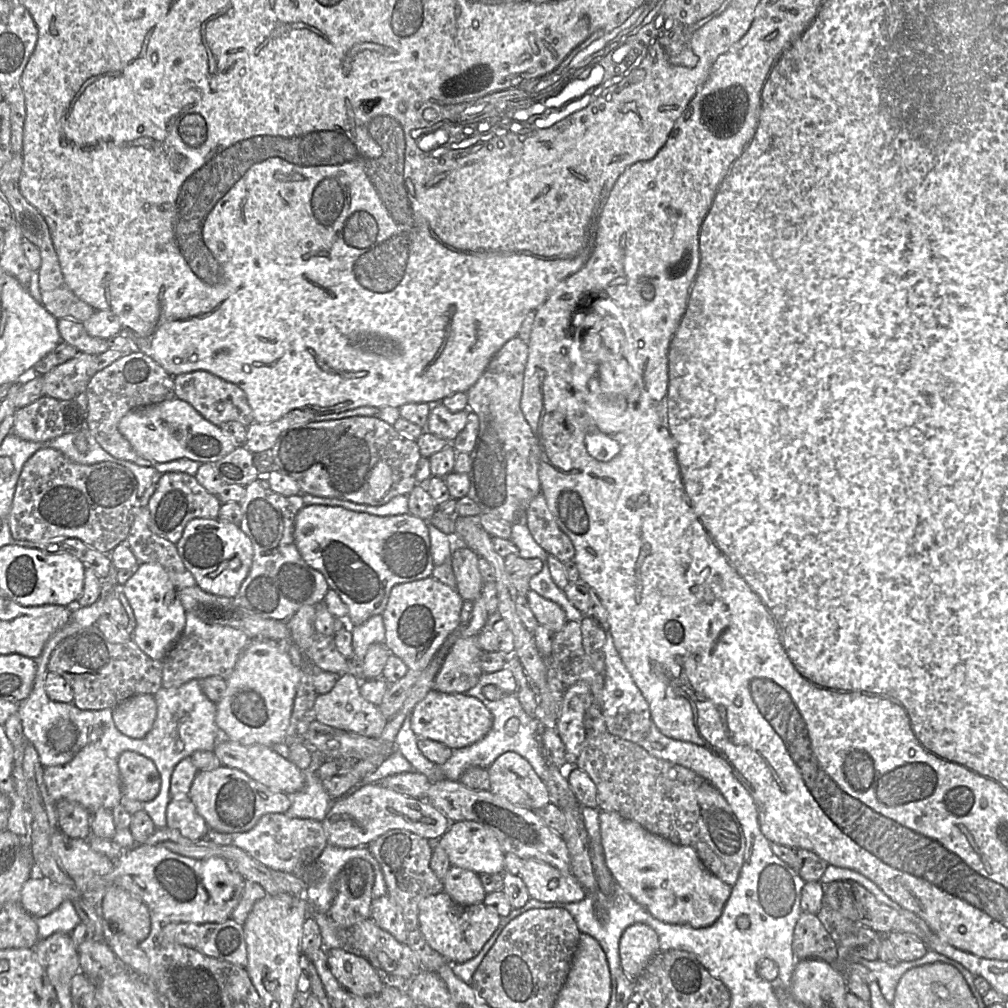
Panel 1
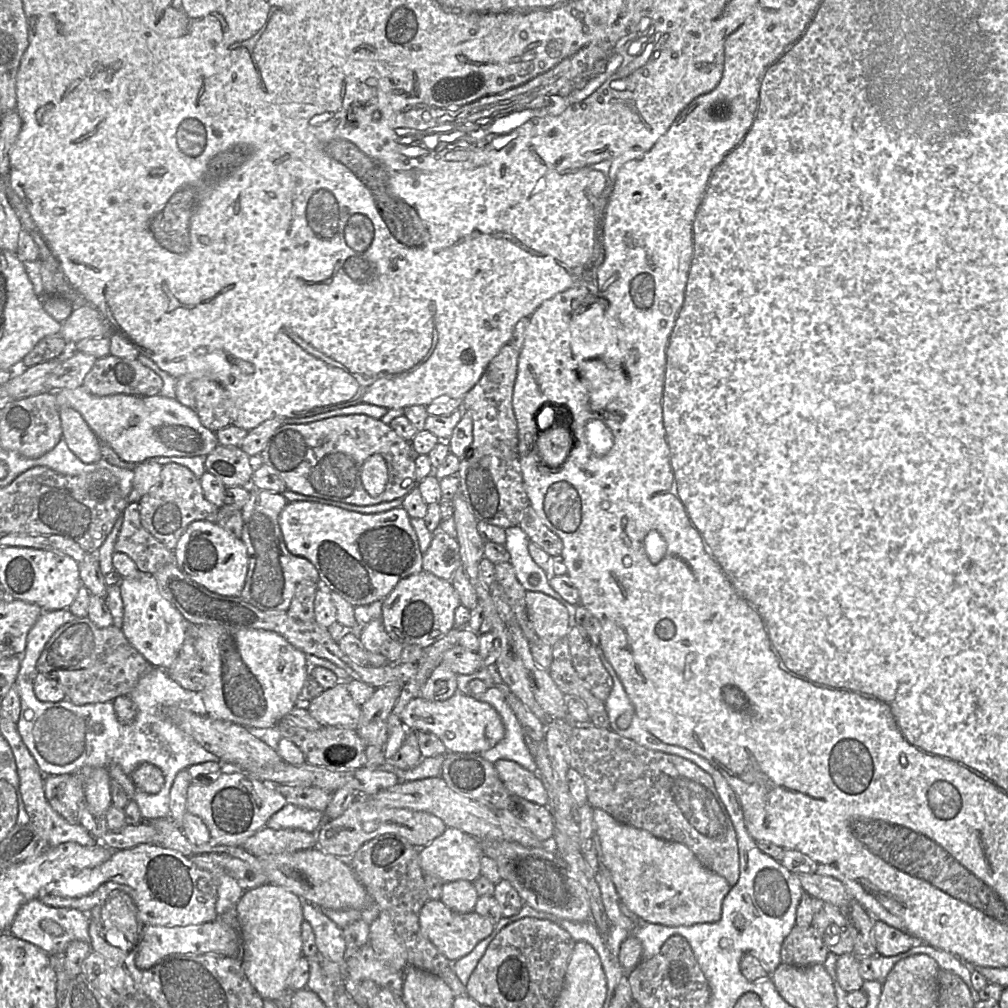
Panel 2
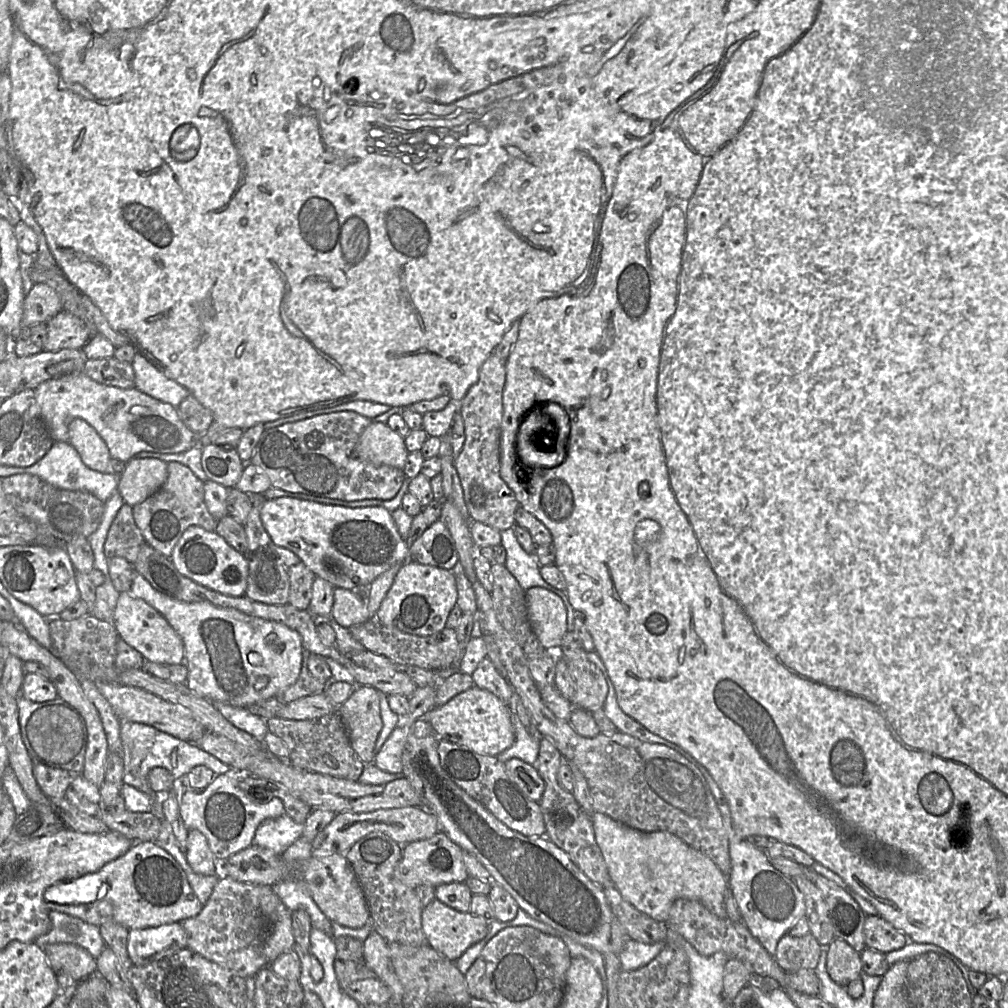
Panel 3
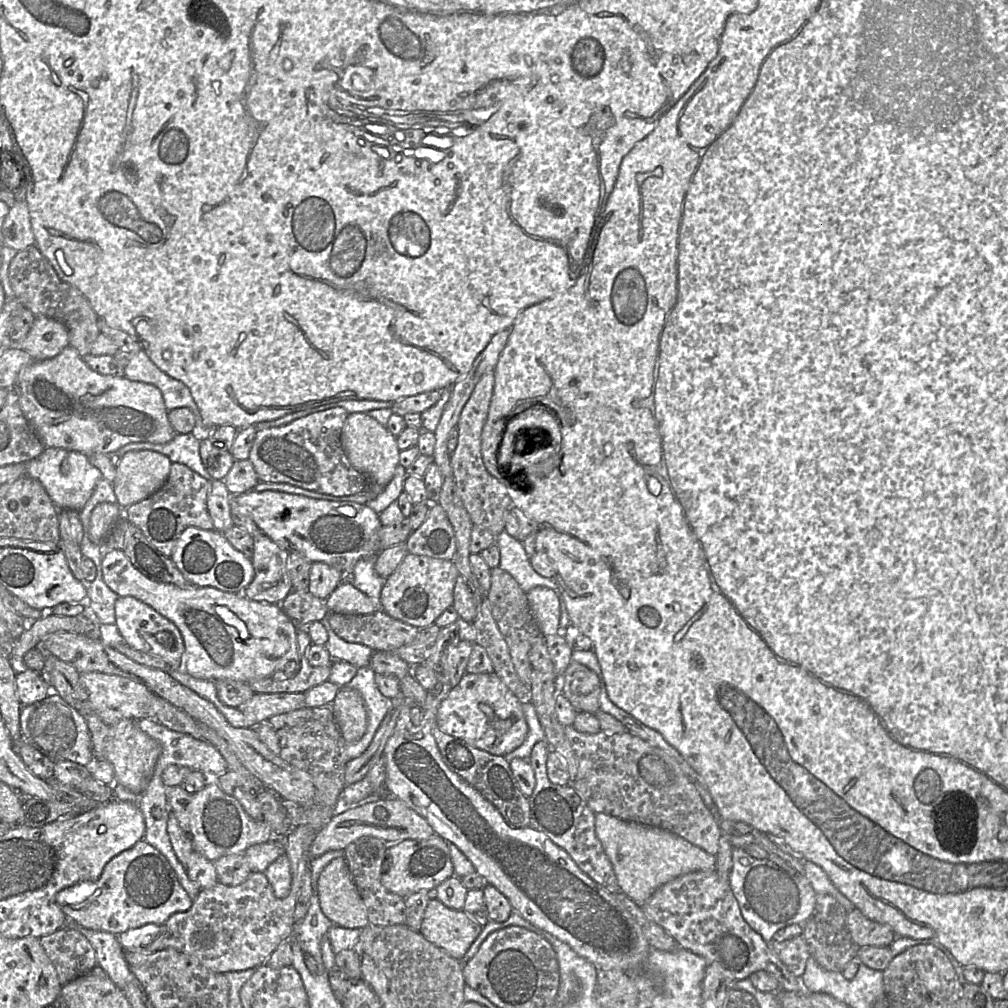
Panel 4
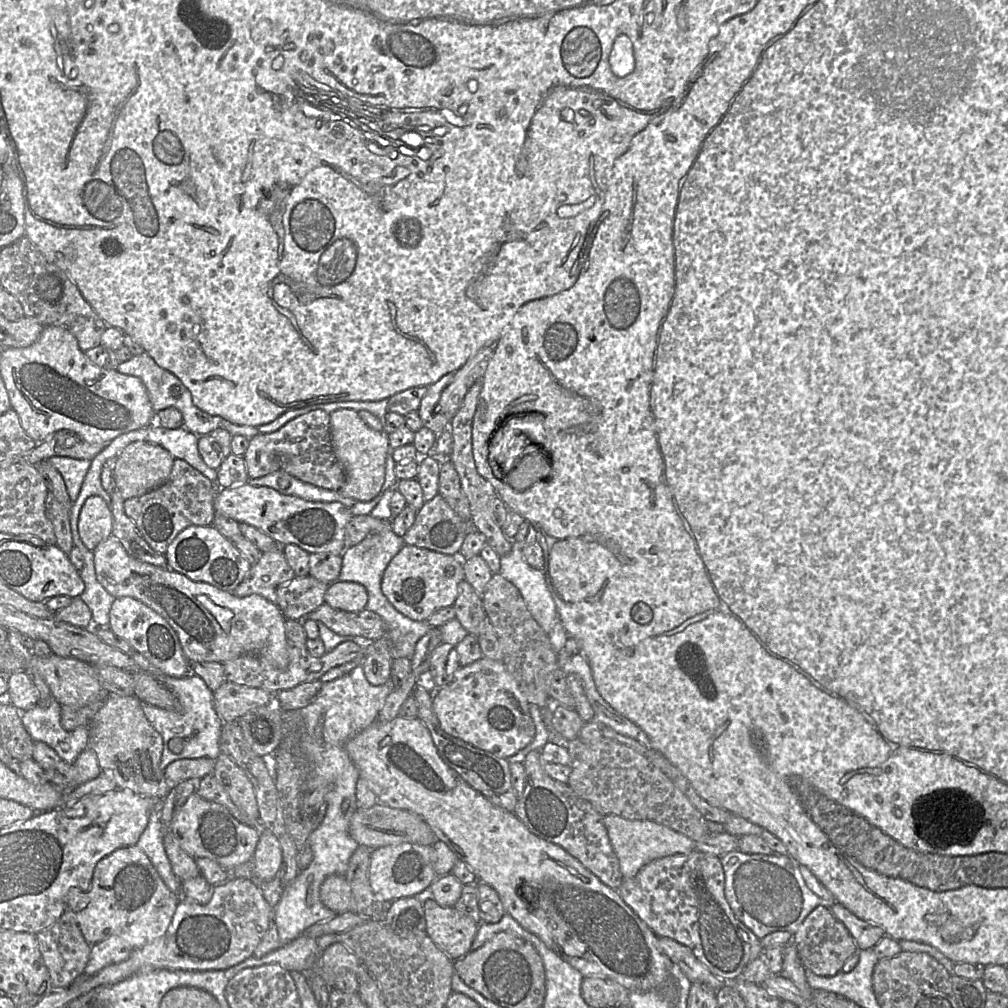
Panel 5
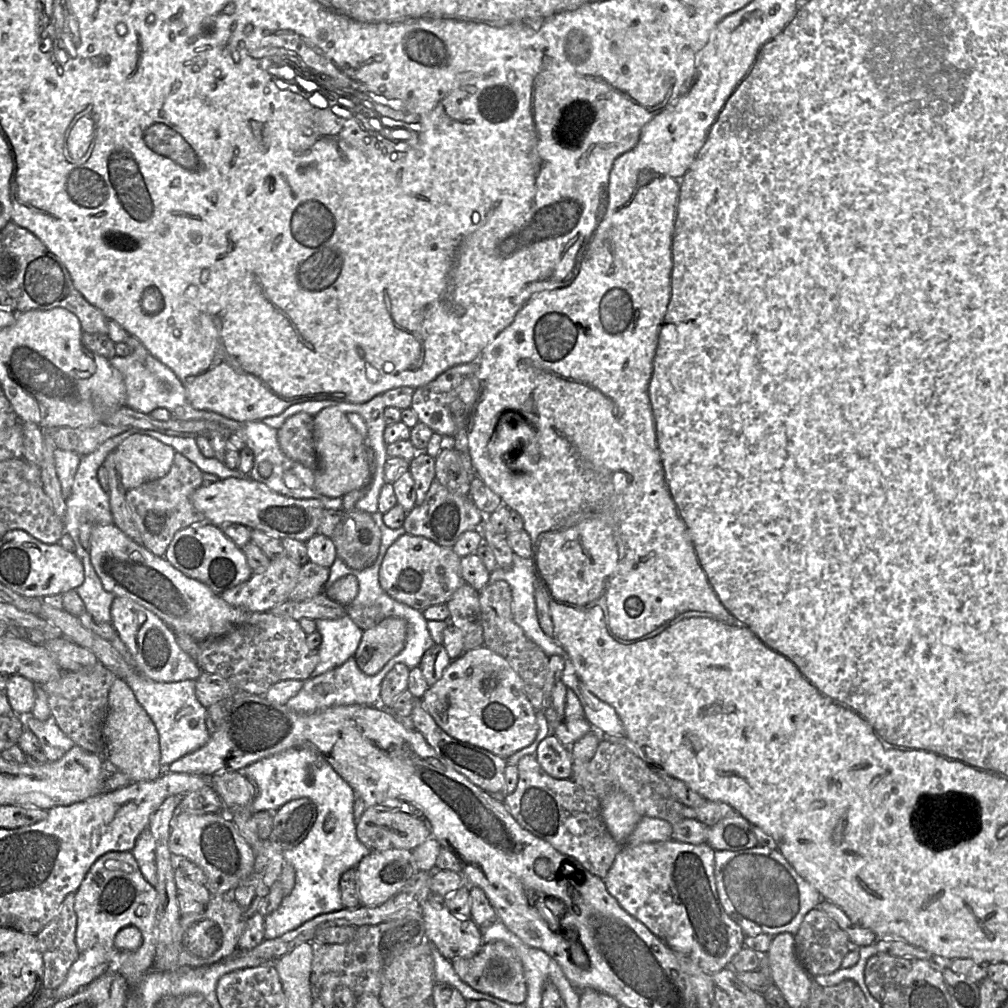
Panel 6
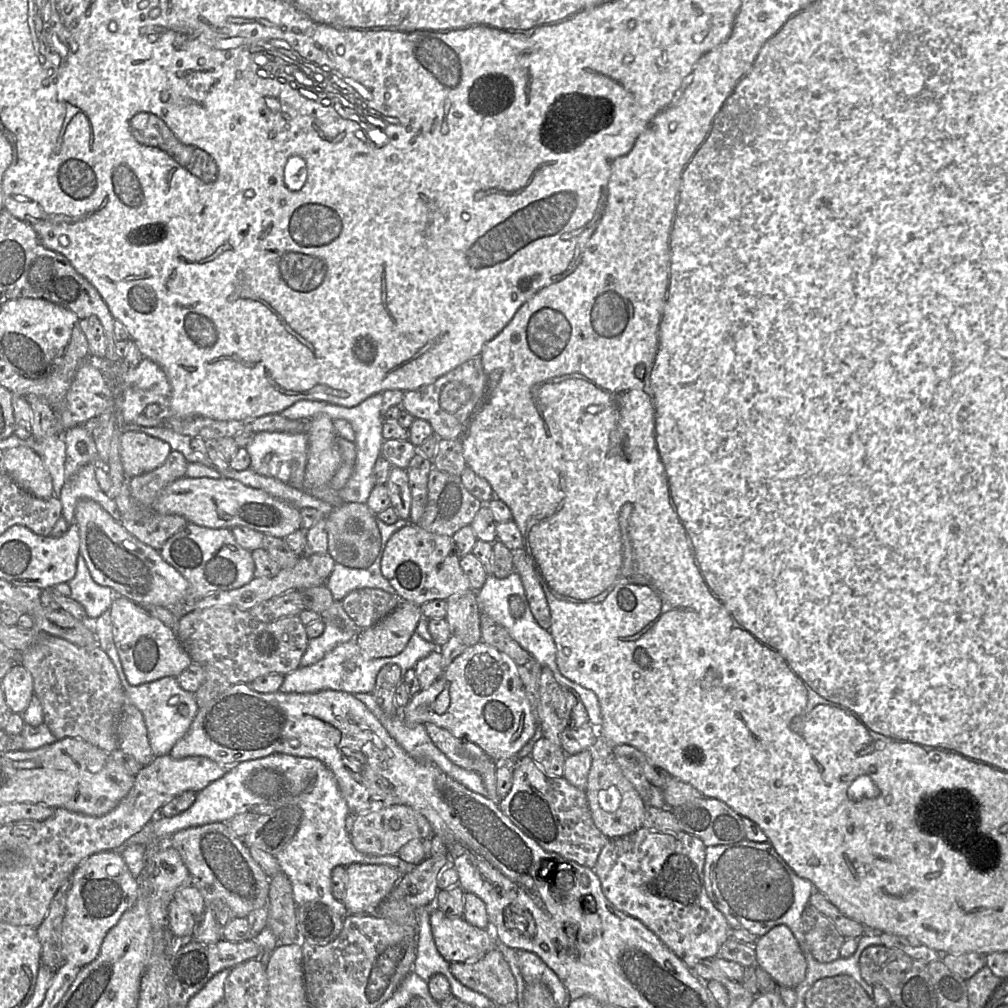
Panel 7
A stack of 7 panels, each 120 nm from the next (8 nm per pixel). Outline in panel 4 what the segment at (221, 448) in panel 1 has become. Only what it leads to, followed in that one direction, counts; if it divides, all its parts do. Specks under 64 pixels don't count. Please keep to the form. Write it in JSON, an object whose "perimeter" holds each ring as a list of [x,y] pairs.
{"perimeter":[[[71,345],[52,358],[25,366],[18,374],[14,388],[9,390],[17,392],[23,415],[45,447],[81,452],[89,457],[94,453],[113,454],[129,443],[167,443],[176,434],[168,420],[162,393],[157,387],[126,377],[99,374],[85,363]]]}

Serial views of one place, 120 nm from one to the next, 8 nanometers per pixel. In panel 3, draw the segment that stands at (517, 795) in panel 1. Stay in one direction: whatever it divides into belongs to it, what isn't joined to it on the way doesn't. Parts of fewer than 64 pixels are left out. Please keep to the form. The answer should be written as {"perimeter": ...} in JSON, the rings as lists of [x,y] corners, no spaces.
{"perimeter":[[[512,758],[504,762],[509,778],[531,800],[539,802],[545,789],[545,783],[536,768],[521,759]]]}

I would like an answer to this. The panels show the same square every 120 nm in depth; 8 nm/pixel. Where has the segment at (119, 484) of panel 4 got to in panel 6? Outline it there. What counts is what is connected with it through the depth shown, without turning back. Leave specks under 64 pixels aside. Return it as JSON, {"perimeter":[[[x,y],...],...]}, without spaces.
{"perimeter":[[[134,433],[115,449],[116,467],[125,490],[165,476],[173,463],[175,450],[158,439]]]}

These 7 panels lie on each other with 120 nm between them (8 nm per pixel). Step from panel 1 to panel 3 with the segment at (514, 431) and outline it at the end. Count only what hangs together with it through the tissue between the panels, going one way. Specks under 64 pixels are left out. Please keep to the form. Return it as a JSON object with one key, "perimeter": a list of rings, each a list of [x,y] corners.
{"perimeter":[[[492,352],[482,364],[477,382],[468,389],[460,402],[460,413],[464,421],[465,442],[460,453],[455,456],[455,467],[462,485],[470,522],[481,522],[498,531],[507,530],[516,525],[515,513],[520,506],[515,494],[500,475],[500,437],[505,381],[506,359]]]}

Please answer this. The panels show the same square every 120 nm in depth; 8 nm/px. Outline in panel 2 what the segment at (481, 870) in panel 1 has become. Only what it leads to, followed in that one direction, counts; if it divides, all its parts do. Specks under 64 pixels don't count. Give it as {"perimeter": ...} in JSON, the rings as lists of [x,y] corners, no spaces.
{"perimeter":[[[447,827],[443,834],[420,848],[420,866],[424,875],[435,875],[444,882],[467,880],[474,882],[481,876],[483,850],[479,839],[454,827]]]}

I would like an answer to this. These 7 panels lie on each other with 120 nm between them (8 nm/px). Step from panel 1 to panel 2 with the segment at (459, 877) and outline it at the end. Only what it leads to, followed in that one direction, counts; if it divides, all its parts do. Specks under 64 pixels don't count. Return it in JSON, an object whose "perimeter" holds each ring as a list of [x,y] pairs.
{"perimeter":[[[456,880],[444,883],[440,900],[457,913],[473,912],[479,898],[473,882]]]}

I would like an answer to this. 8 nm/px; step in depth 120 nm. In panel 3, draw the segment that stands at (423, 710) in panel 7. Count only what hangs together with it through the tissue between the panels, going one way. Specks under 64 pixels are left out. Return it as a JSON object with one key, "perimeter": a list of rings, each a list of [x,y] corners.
{"perimeter":[[[474,685],[442,706],[432,708],[420,719],[430,723],[438,739],[465,746],[481,755],[497,756],[515,742],[510,715],[509,707],[495,694]]]}

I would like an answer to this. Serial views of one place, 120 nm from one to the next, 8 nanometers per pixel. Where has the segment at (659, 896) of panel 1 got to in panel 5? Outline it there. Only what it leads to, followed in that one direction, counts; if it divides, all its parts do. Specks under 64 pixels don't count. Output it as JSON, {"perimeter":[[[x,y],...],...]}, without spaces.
{"perimeter":[[[617,815],[603,817],[609,840],[619,860],[623,879],[634,877],[653,860],[674,854],[685,854],[696,849],[695,841],[666,826],[649,820],[628,820]]]}

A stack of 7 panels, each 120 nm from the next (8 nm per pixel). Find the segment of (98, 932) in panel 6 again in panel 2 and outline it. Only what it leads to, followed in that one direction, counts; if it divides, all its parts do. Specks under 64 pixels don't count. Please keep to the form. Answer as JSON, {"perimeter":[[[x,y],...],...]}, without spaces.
{"perimeter":[[[158,844],[115,850],[104,863],[45,885],[36,899],[52,908],[71,908],[89,915],[113,891],[123,891],[131,897],[144,926],[189,926],[218,918],[217,881],[213,874],[197,867],[182,853]]]}

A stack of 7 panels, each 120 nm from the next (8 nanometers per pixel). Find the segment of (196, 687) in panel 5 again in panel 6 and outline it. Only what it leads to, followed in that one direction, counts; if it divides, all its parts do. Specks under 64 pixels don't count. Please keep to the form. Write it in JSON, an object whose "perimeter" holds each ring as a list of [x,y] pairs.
{"perimeter":[[[119,636],[114,637],[110,643],[130,665],[123,680],[131,688],[136,700],[156,727],[159,735],[162,769],[164,770],[172,762],[204,746],[210,737],[206,724],[207,710],[196,698],[195,680],[158,682],[148,679],[133,667],[132,655]]]}

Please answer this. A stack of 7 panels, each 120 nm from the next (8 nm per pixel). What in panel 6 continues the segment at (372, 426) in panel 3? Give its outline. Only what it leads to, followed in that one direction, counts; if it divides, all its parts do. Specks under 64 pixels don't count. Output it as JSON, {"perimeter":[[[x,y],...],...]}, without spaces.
{"perimeter":[[[327,407],[314,416],[314,438],[318,463],[314,470],[314,488],[321,494],[328,497],[343,497],[352,490],[366,487],[372,480],[372,453],[364,438],[350,423],[346,415],[337,407]]]}

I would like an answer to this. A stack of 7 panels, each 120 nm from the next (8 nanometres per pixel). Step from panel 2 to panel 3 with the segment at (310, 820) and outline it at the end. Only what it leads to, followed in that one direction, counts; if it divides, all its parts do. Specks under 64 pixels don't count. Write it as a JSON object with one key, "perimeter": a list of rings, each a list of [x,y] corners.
{"perimeter":[[[283,814],[261,823],[256,830],[253,845],[281,855],[302,836],[303,830],[304,823],[295,822],[287,814]]]}

